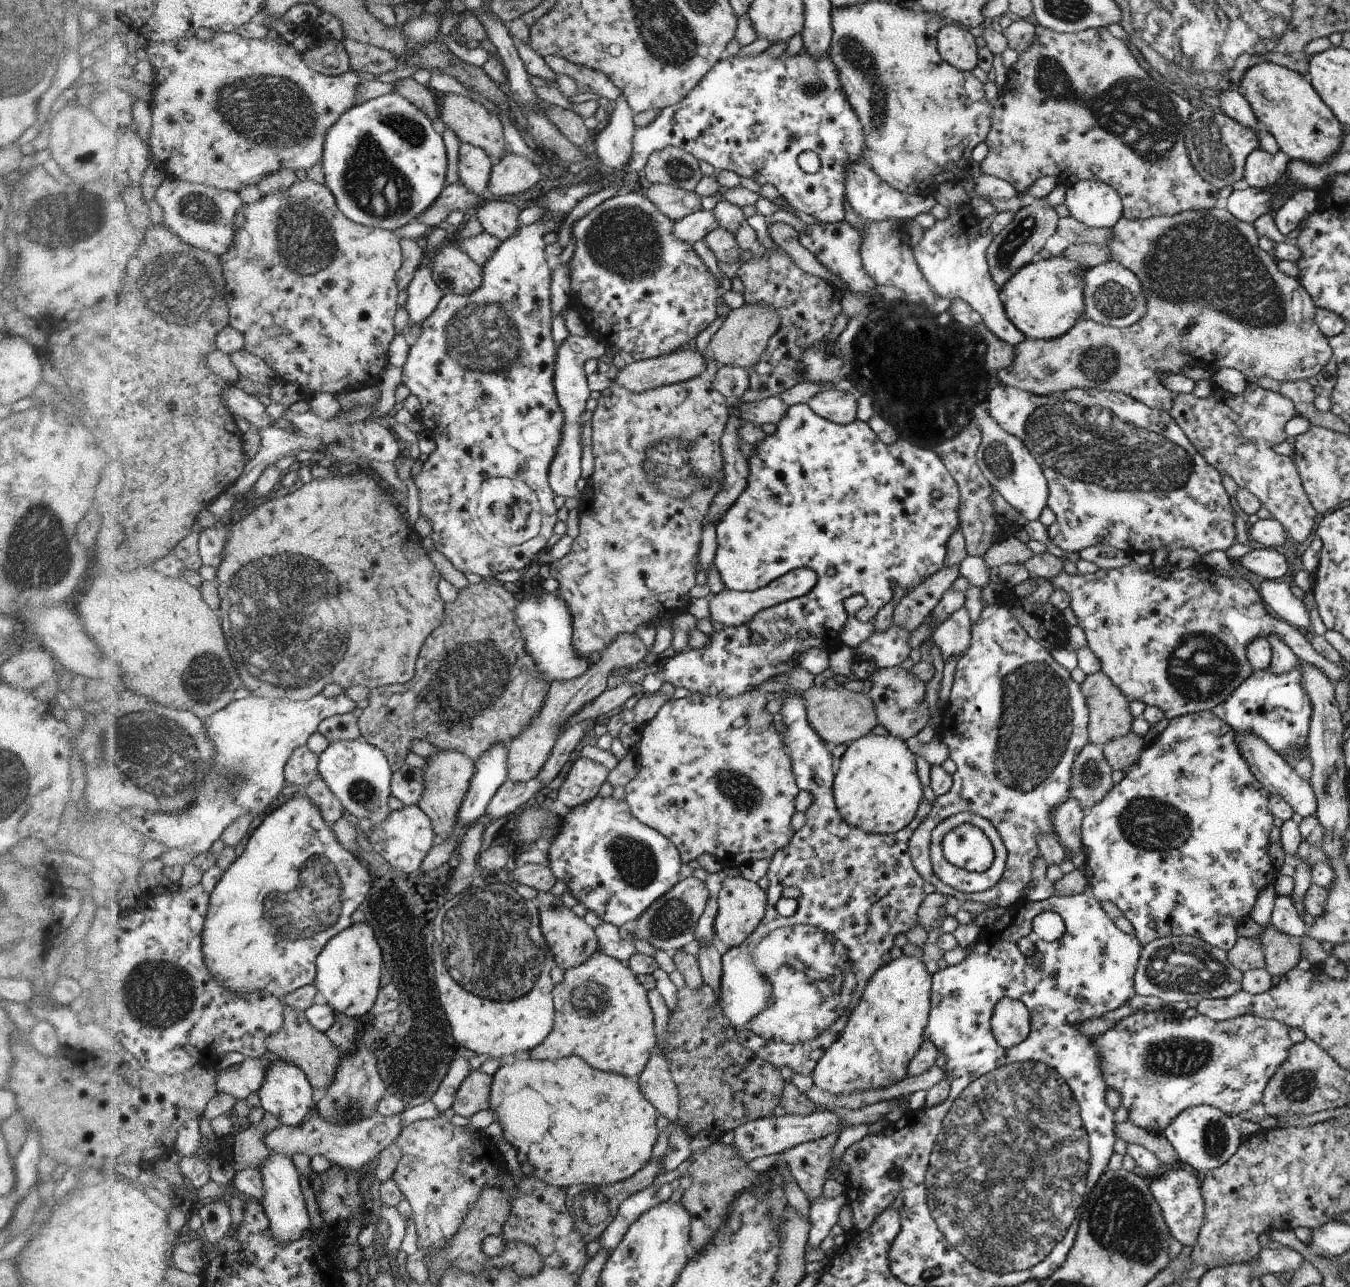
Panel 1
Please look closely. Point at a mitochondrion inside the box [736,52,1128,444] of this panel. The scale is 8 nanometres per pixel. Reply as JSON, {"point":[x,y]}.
{"point":[1022,232]}

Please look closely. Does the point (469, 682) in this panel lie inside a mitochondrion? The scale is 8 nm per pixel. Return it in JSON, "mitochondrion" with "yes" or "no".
{"mitochondrion":"yes"}

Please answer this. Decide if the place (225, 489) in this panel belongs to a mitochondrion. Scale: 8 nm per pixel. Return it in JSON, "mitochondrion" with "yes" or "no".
{"mitochondrion":"no"}

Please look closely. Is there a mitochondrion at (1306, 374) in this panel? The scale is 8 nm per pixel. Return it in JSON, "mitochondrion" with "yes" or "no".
{"mitochondrion":"no"}

